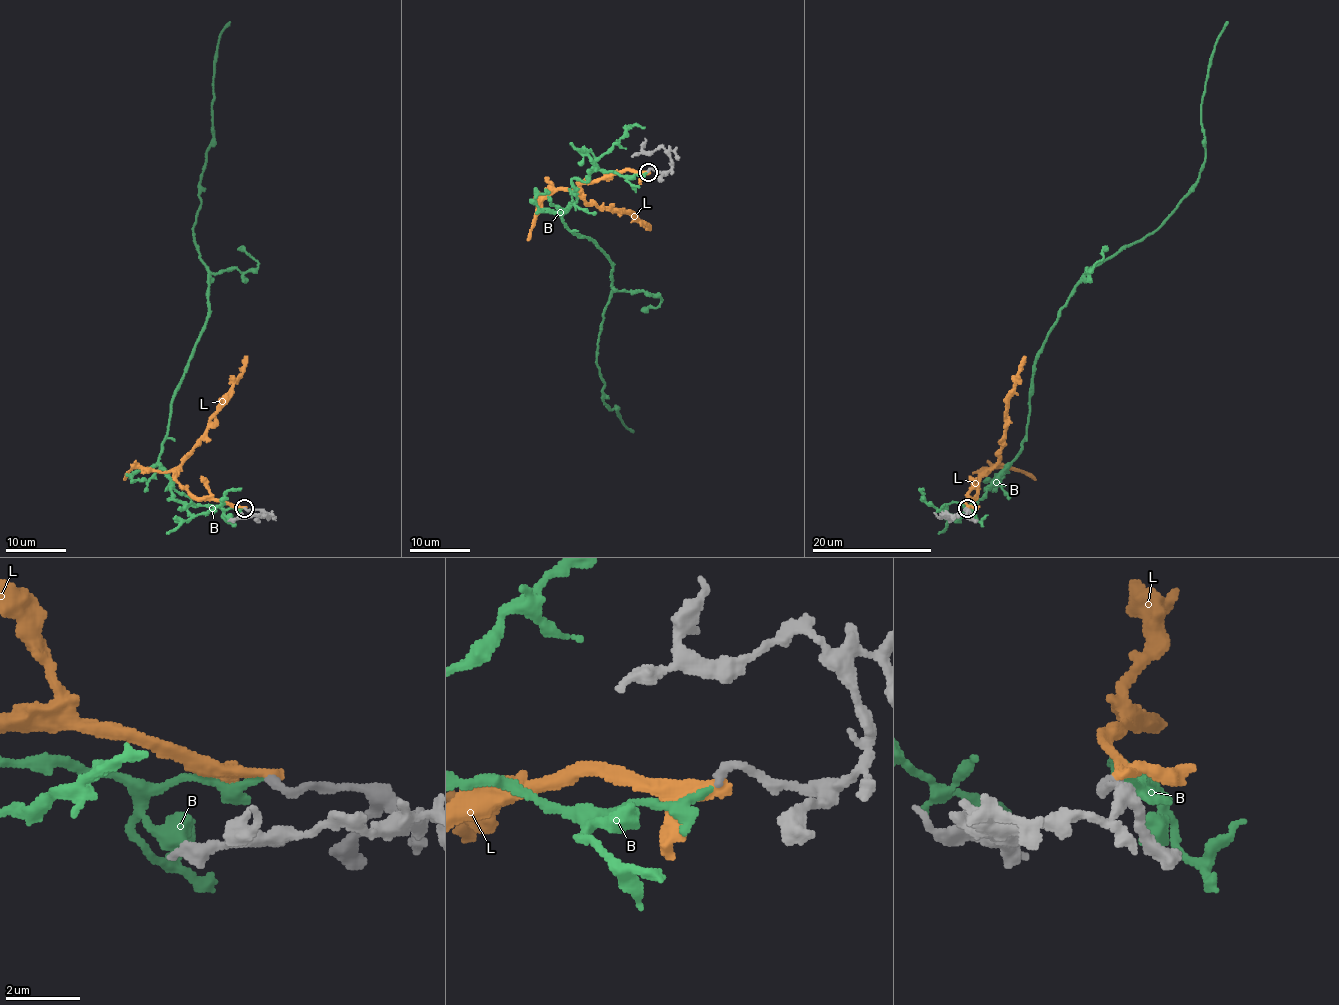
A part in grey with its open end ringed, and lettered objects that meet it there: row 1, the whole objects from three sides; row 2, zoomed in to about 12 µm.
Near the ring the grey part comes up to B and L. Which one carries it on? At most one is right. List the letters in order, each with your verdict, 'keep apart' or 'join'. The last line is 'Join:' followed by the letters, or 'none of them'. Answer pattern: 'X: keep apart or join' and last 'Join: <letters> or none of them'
B: join
L: keep apart
Join: B

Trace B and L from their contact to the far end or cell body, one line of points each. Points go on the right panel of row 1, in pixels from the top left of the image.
B: (967, 508), (1025, 436), (1033, 365), (1076, 283), (1151, 233), (1198, 178), (1205, 157), (1201, 100), (1228, 22)
L: (965, 508), (965, 502), (973, 499), (980, 479), (998, 458), (1006, 400), (1013, 392), (1013, 379), (1025, 356)

